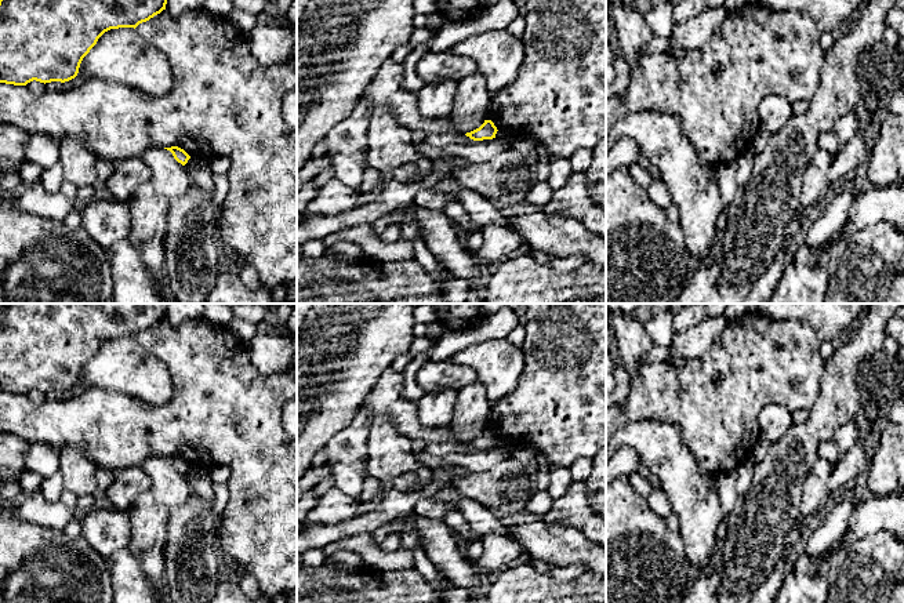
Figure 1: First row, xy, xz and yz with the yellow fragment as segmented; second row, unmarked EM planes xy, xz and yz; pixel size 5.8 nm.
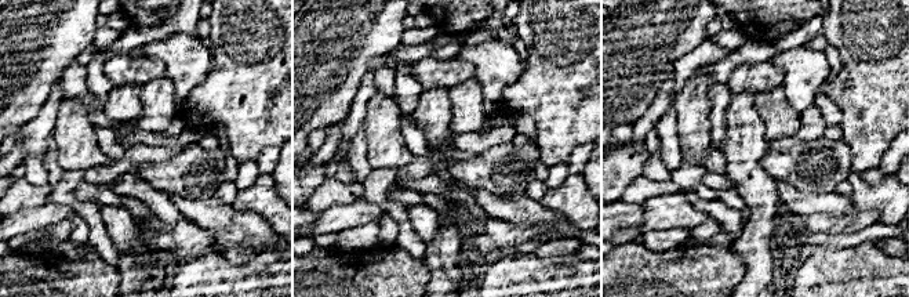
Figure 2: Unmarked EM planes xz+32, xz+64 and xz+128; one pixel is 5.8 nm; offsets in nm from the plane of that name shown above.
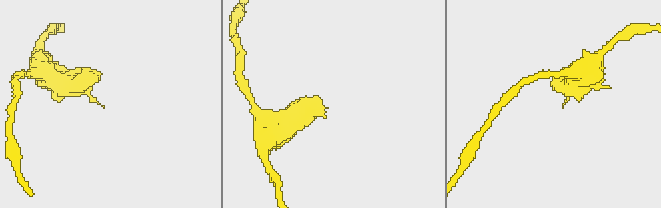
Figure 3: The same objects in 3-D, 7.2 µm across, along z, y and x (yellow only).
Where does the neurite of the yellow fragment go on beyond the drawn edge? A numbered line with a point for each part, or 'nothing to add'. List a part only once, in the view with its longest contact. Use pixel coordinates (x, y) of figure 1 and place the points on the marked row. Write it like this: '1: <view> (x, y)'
nothing to add

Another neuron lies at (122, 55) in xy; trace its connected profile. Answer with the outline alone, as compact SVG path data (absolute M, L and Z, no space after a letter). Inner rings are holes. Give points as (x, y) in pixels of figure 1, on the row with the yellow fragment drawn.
M119 28L105 32L83 58L77 75L87 80L101 79L119 83L152 97L168 94L174 84L171 61L166 50L148 41L134 28Z

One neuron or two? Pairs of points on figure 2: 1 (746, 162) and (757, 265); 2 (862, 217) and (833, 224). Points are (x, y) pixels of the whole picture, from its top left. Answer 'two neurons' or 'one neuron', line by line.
1: one neuron
2: one neuron

